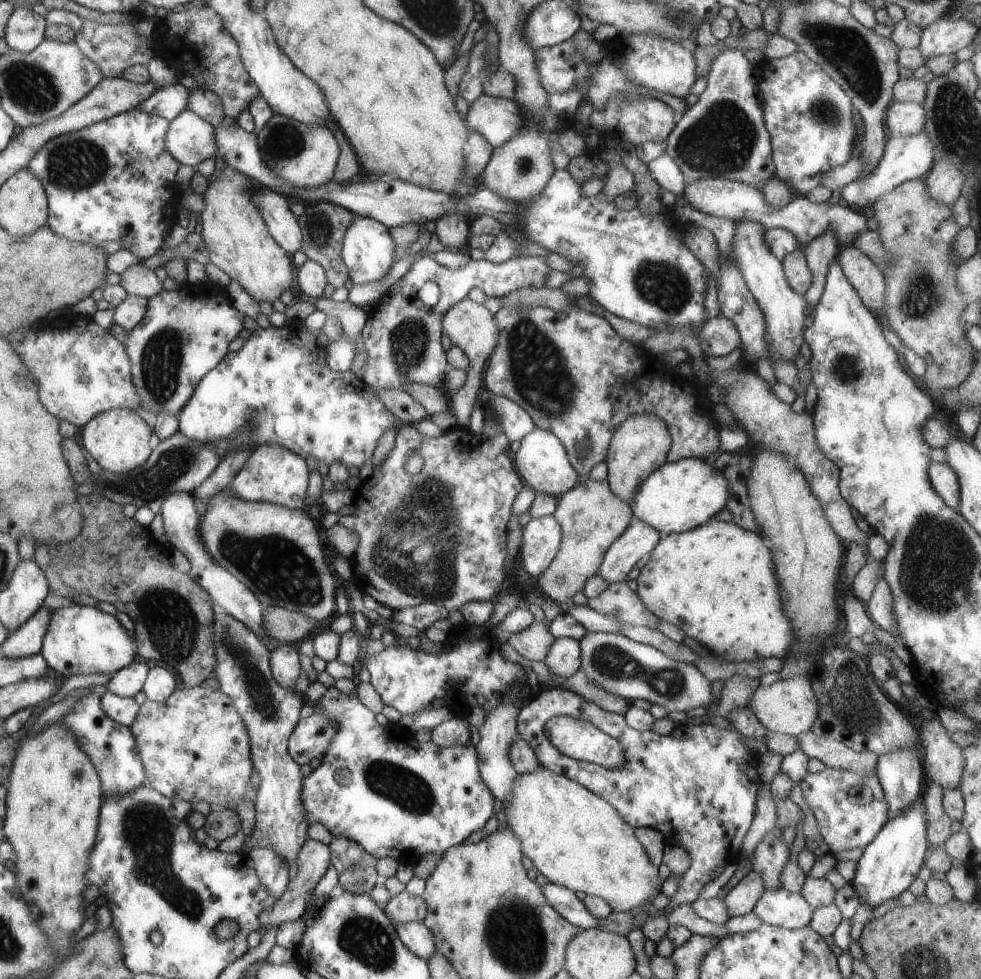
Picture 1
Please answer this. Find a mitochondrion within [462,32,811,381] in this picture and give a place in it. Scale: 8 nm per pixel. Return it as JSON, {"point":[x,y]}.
{"point":[722,139]}

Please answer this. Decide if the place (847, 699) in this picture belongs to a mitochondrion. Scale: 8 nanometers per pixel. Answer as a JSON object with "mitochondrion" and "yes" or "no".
{"mitochondrion":"yes"}

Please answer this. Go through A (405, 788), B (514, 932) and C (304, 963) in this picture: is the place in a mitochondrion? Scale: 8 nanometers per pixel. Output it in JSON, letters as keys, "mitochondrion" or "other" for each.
{"A":"mitochondrion","B":"mitochondrion","C":"other"}

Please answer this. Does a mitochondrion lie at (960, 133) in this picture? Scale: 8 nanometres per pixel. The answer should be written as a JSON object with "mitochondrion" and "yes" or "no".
{"mitochondrion":"yes"}

